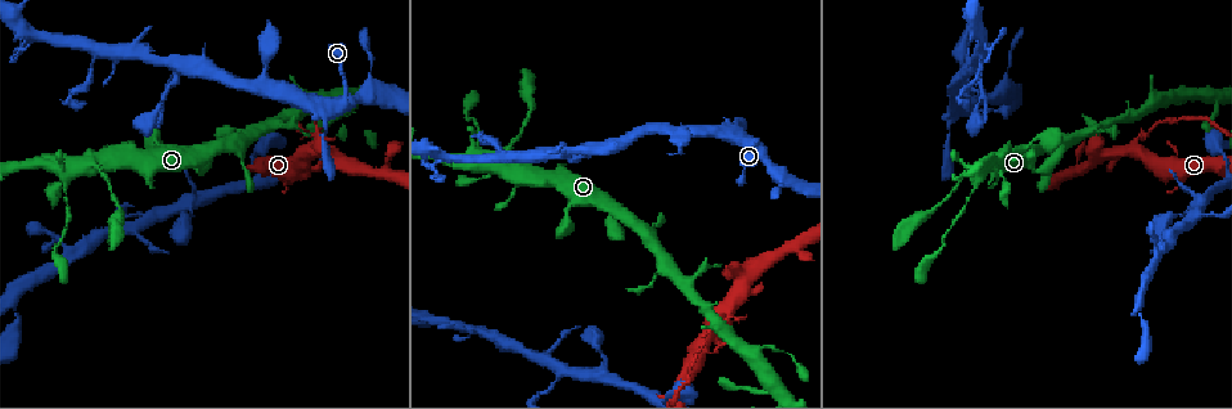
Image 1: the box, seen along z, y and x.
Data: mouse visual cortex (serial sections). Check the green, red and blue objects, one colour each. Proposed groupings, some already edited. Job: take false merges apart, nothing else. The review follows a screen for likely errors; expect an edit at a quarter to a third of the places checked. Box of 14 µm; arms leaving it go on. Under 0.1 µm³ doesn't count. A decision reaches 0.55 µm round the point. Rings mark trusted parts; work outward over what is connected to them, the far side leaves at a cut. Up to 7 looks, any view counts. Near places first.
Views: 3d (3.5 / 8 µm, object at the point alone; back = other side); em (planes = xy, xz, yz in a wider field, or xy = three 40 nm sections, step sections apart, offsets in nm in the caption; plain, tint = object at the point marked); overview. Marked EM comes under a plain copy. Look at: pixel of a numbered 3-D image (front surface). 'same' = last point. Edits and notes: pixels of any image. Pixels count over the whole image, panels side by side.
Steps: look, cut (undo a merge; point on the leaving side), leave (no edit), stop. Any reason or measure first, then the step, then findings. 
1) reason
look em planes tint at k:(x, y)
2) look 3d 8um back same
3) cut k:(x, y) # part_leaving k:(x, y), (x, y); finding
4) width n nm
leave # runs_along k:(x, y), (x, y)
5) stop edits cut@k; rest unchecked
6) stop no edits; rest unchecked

look 3d 3.5um at 1:(972, 101)

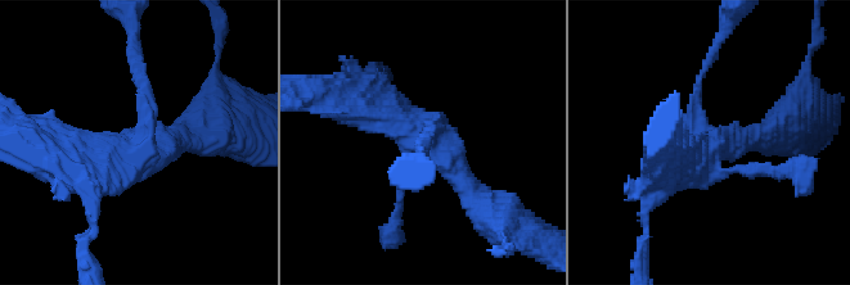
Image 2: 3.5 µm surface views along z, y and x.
look em xy step 2 tint at 2:(702, 148)

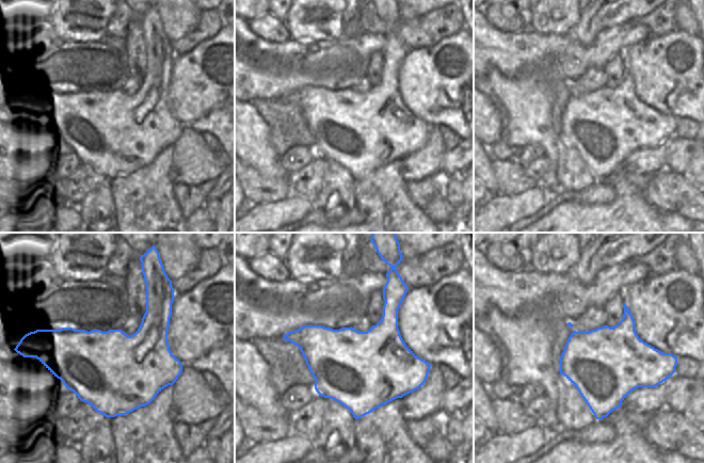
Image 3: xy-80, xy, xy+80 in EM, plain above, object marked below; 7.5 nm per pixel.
leave # runs_along 2:(136, 68), (145, 143), (58, 154); all the same cell

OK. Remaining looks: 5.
three-way junction
look em xy step 5 tint at 1:(973, 68)

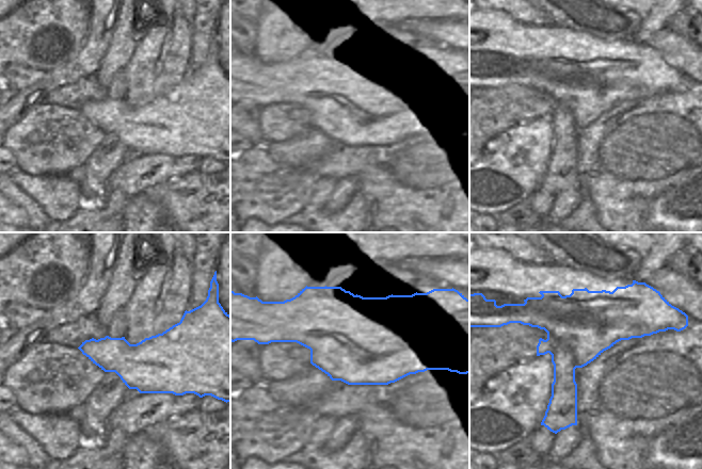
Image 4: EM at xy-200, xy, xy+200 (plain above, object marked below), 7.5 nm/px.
look 3d 3.5um same

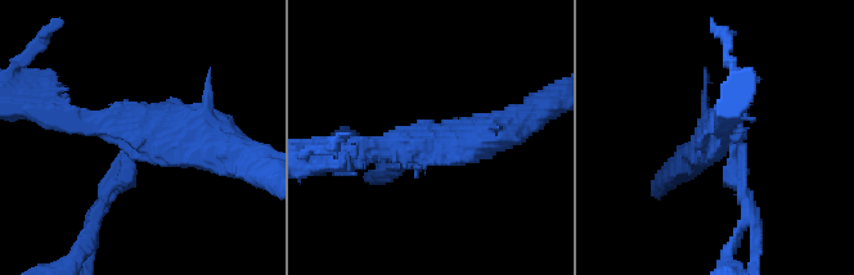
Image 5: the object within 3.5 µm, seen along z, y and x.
leave # runs_along 5:(218, 144), (52, 106); all the same cell

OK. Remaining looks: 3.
small branch off a trunk
look 3d 3.5um at 1:(64, 181)

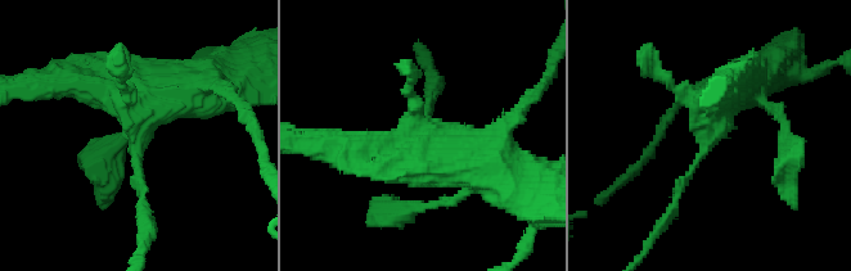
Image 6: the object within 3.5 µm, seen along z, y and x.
need the tissue
look em planes tint at 6:(137, 136)

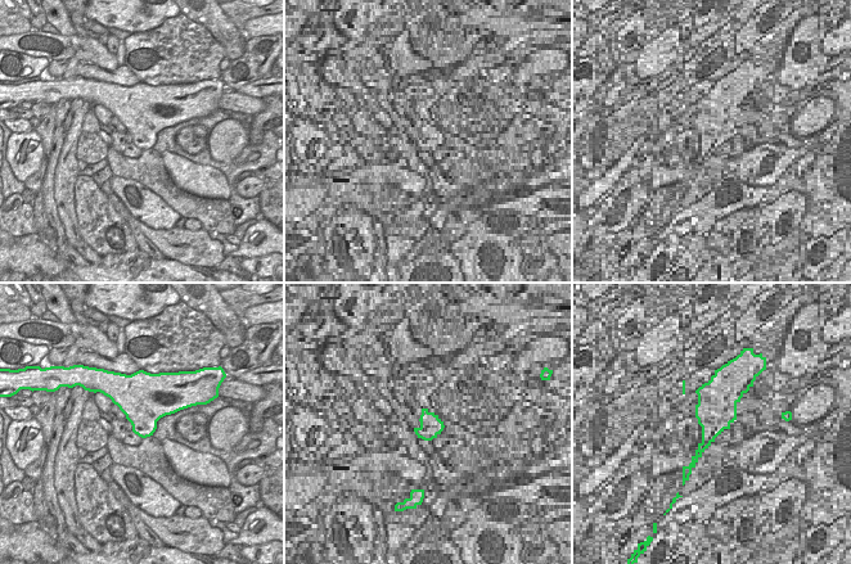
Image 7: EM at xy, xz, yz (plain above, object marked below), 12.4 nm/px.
leave # runs_along 6:(739, 85), (716, 108), (670, 211); all the same cell

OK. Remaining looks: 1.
stop no edits; rest unchecked

